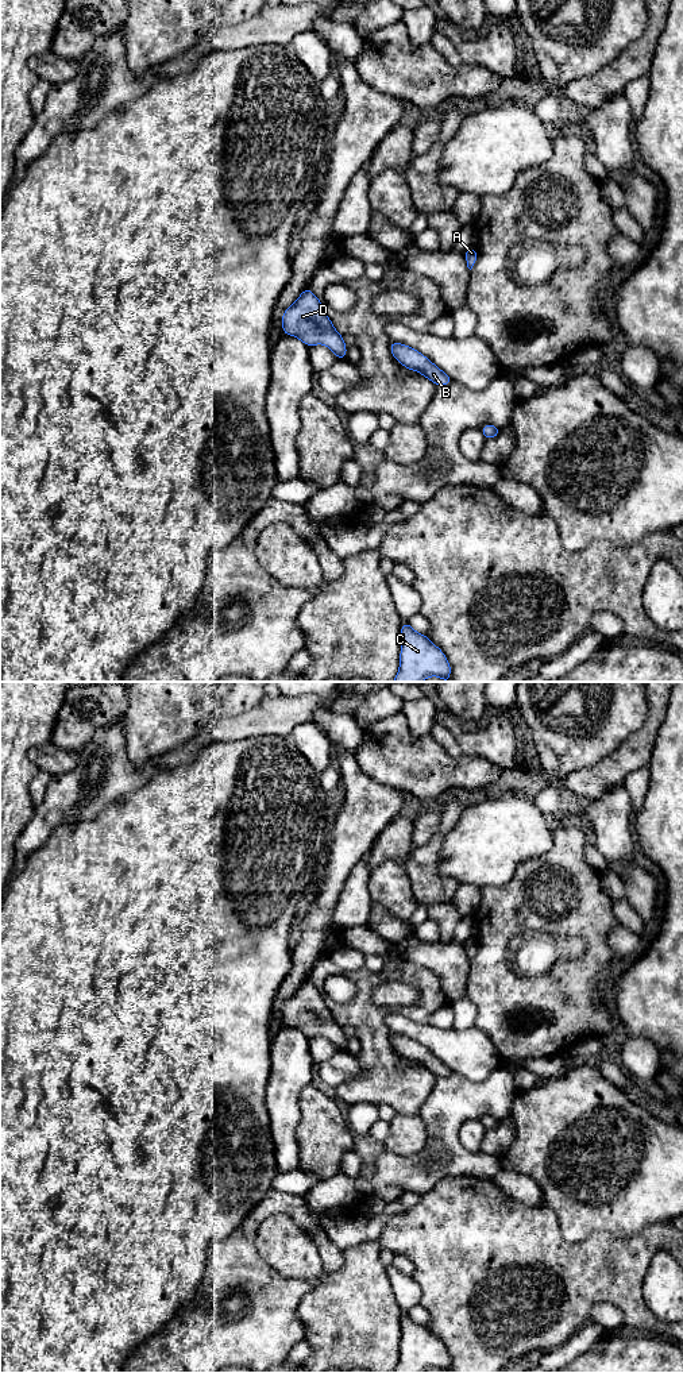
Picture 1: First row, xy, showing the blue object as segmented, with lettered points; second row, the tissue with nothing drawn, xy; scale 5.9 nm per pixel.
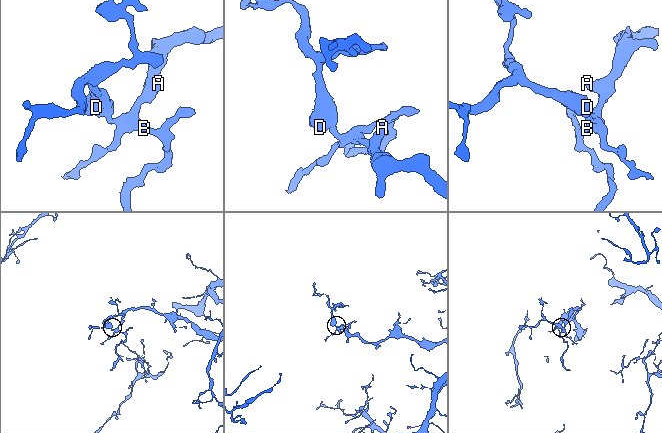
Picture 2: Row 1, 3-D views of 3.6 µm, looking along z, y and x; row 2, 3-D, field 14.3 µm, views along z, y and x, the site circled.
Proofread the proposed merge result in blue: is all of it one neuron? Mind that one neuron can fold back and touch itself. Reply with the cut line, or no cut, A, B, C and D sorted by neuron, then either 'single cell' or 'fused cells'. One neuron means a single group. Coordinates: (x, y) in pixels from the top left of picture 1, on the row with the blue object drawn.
no cut; A B C D; single cell

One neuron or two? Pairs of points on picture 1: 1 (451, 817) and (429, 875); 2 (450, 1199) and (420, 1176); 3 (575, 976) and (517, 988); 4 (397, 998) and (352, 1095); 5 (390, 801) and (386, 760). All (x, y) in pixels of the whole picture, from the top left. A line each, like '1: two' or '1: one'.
1: one
2: two
3: one
4: two
5: two

